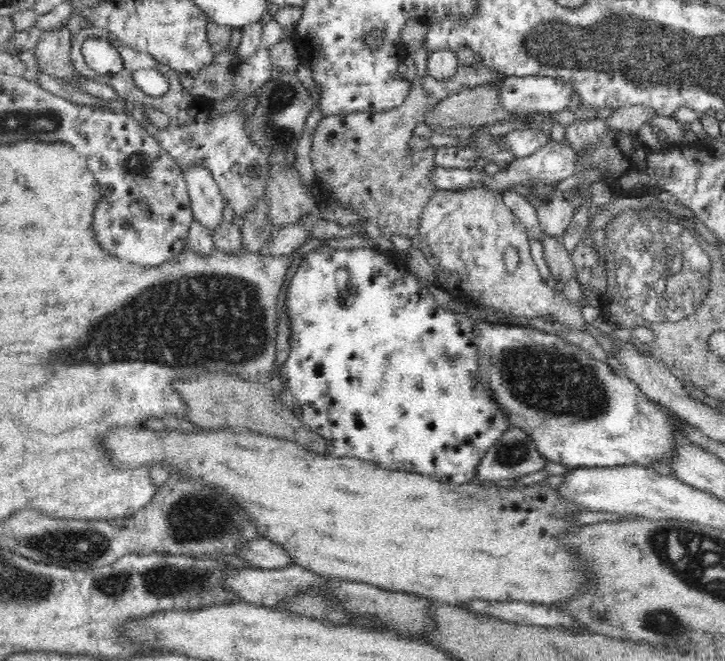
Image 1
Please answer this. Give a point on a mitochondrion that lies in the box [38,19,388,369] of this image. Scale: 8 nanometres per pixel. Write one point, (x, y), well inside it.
(283, 96)

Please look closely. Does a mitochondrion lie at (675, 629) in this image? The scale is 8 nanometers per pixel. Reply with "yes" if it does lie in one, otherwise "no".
yes

